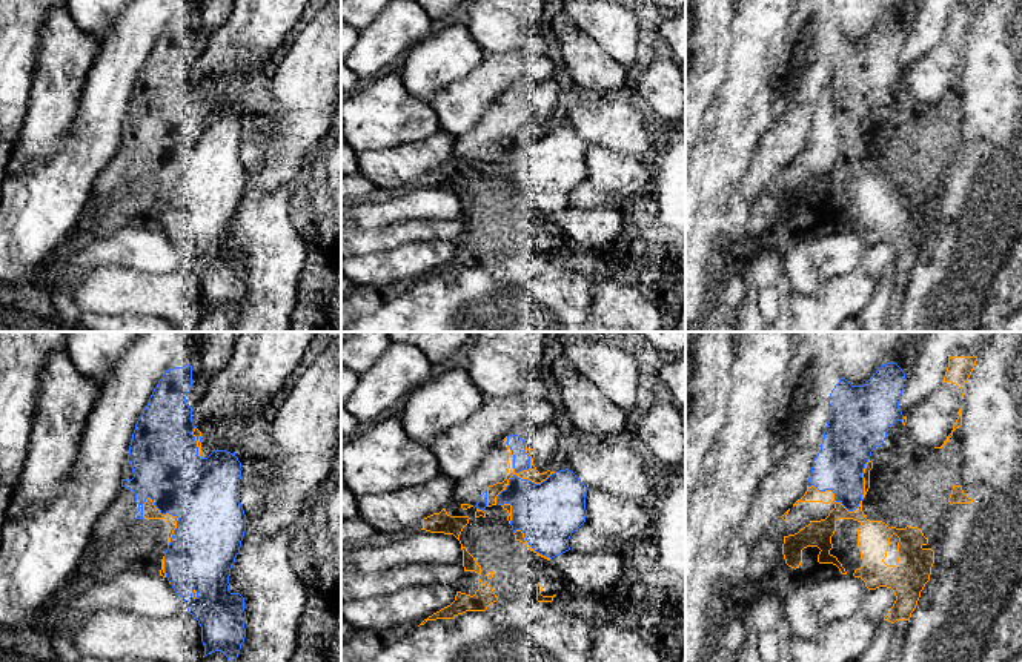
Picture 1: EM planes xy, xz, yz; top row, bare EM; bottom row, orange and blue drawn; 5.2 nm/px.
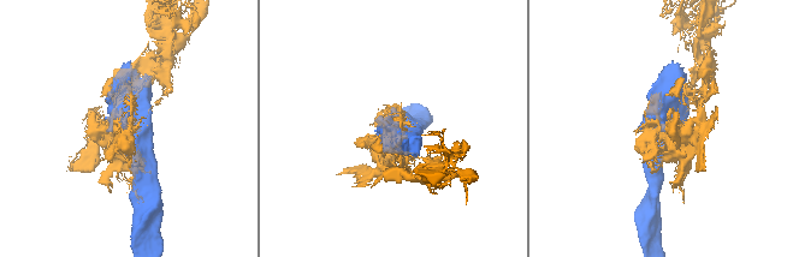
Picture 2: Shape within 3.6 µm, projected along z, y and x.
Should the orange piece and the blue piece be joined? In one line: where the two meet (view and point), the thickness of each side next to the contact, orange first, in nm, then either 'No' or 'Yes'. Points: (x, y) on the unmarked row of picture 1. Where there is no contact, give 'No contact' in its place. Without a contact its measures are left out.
Touches orange at xz (520, 132). Thickness 70 nm (orange) against 320 nm. No

